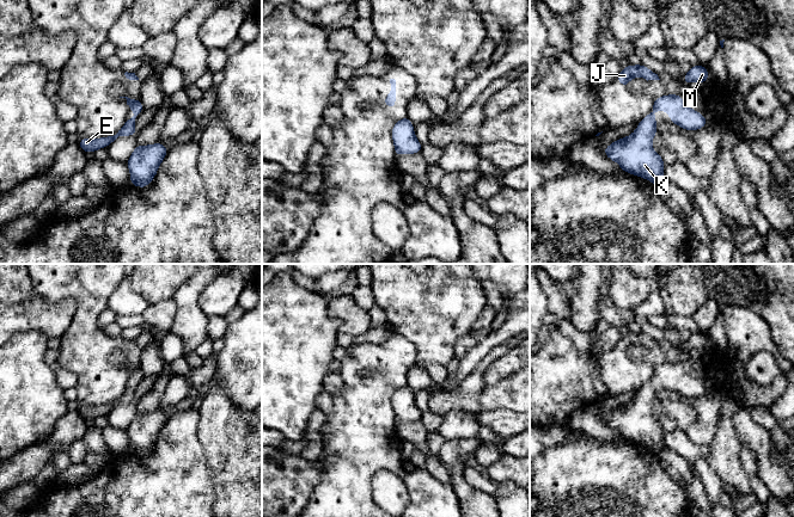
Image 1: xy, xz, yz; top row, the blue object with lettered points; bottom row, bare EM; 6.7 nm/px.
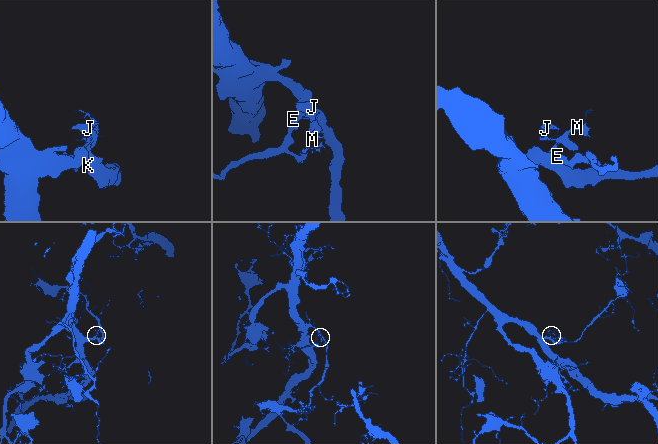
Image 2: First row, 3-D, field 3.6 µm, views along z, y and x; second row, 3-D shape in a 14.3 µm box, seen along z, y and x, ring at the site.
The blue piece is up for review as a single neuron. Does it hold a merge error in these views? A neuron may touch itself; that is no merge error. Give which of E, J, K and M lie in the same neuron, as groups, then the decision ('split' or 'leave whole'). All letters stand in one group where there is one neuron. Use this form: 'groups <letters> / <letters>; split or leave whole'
groups E K M / J; split

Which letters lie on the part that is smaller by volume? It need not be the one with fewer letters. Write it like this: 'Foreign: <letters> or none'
Foreign: J

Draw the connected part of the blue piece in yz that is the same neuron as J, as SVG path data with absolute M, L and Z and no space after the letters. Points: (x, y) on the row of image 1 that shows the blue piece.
M642 63L637 66L628 64L625 68L623 68L619 72L619 74L616 76L615 80L619 80L622 87L628 87L628 82L636 76L645 78L647 81L660 80L658 74L652 72L649 68L647 68Z

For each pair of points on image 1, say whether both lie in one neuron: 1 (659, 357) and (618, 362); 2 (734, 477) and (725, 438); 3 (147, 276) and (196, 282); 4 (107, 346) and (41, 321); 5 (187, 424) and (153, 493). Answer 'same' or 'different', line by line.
1: same
2: same
3: different
4: different
5: same

